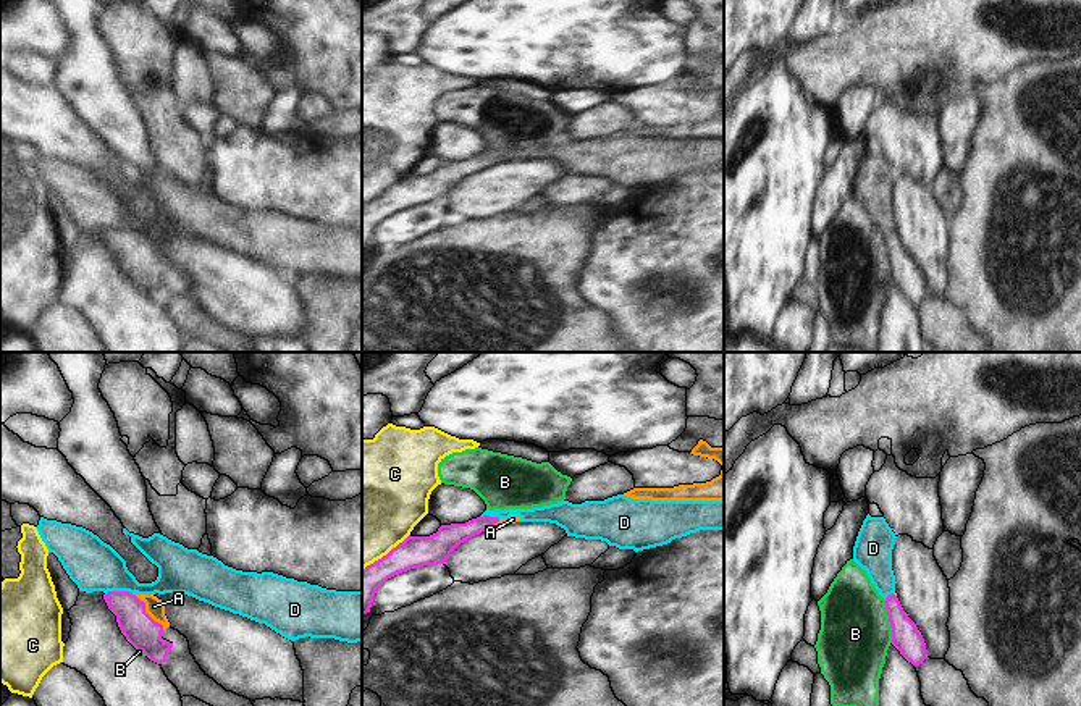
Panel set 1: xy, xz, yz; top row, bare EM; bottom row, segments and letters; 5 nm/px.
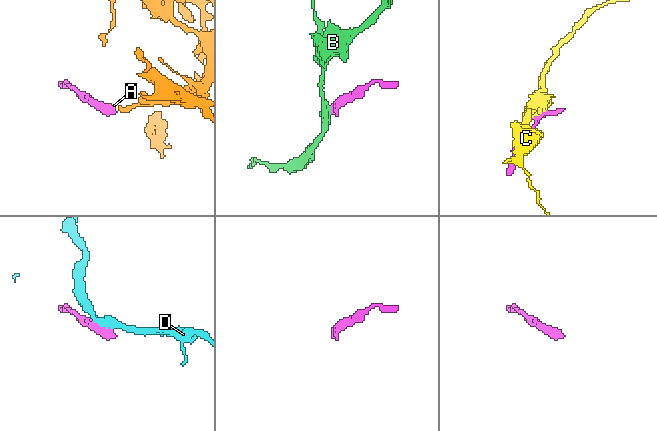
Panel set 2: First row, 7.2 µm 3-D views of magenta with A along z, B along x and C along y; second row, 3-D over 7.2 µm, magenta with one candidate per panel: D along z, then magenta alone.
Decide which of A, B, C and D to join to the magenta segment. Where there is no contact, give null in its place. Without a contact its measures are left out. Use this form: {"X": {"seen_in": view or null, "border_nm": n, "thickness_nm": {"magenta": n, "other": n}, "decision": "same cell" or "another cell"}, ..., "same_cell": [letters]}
{"A": {"seen_in": "xy", "border_nm": 240, "thickness_nm": {"magenta": 170, "other": 90}, "decision": "same cell"}, "B": {"seen_in": "yz", "border_nm": 220, "thickness_nm": {"magenta": 150, "other": 360}, "decision": "another cell"}, "C": {"seen_in": "xz", "border_nm": 300, "thickness_nm": {"magenta": 160, "other": 480}, "decision": "another cell"}, "D": {"seen_in": "xy", "border_nm": 140, "thickness_nm": {"magenta": 170, "other": 260}, "decision": "another cell"}, "same_cell": ["A"]}

